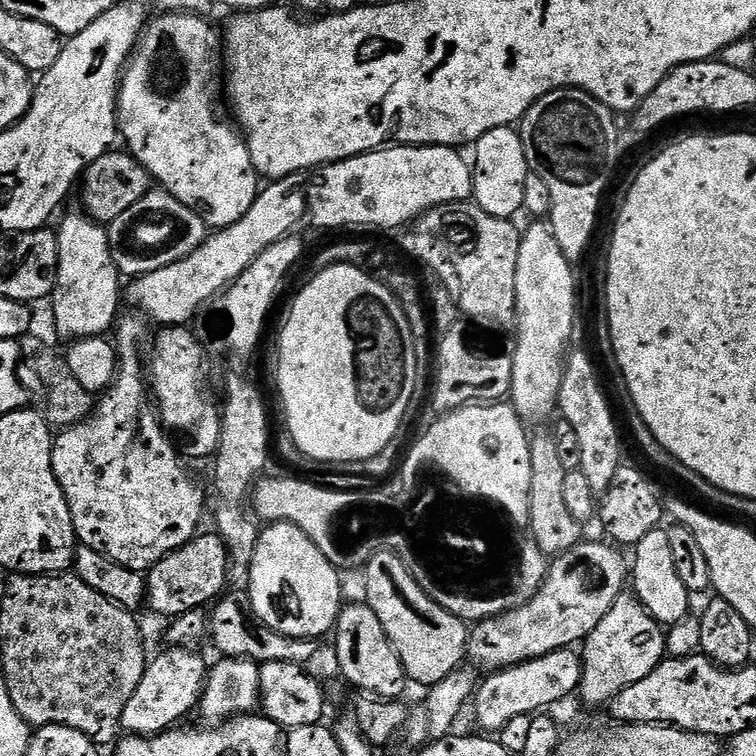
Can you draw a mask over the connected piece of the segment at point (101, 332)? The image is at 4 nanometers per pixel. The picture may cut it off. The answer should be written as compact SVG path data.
M87 214L79 215L66 217L56 232L58 278L50 297L56 328L68 342L104 336L107 328L111 329L117 323L120 300L122 304L122 275L111 254L108 229Z

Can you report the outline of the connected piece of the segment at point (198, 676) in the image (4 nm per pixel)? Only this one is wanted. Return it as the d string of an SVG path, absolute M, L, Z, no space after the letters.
M172 646L167 650L157 660L155 657L142 674L142 682L138 682L138 690L134 690L134 698L130 698L122 714L120 726L125 733L158 736L179 725L183 721L180 719L199 705L210 671L209 661L204 661L188 646Z

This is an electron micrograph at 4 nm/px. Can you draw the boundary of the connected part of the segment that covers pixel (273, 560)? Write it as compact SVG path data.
M268 524L263 529L256 543L252 565L248 571L246 591L250 602L254 606L254 614L266 622L275 632L283 636L293 636L310 640L321 638L333 631L336 620L340 617L342 599L340 600L340 576L336 573L337 565L310 542L308 535L298 526L293 524Z

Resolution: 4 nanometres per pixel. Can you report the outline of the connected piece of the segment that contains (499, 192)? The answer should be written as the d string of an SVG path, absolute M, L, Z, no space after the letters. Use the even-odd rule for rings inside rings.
M515 127L495 128L490 134L482 134L474 145L476 157L471 157L472 165L472 200L475 207L486 214L494 214L494 218L512 220L521 215L524 203L522 193L526 187L526 178L530 174L526 162L526 150L522 146L522 138Z

